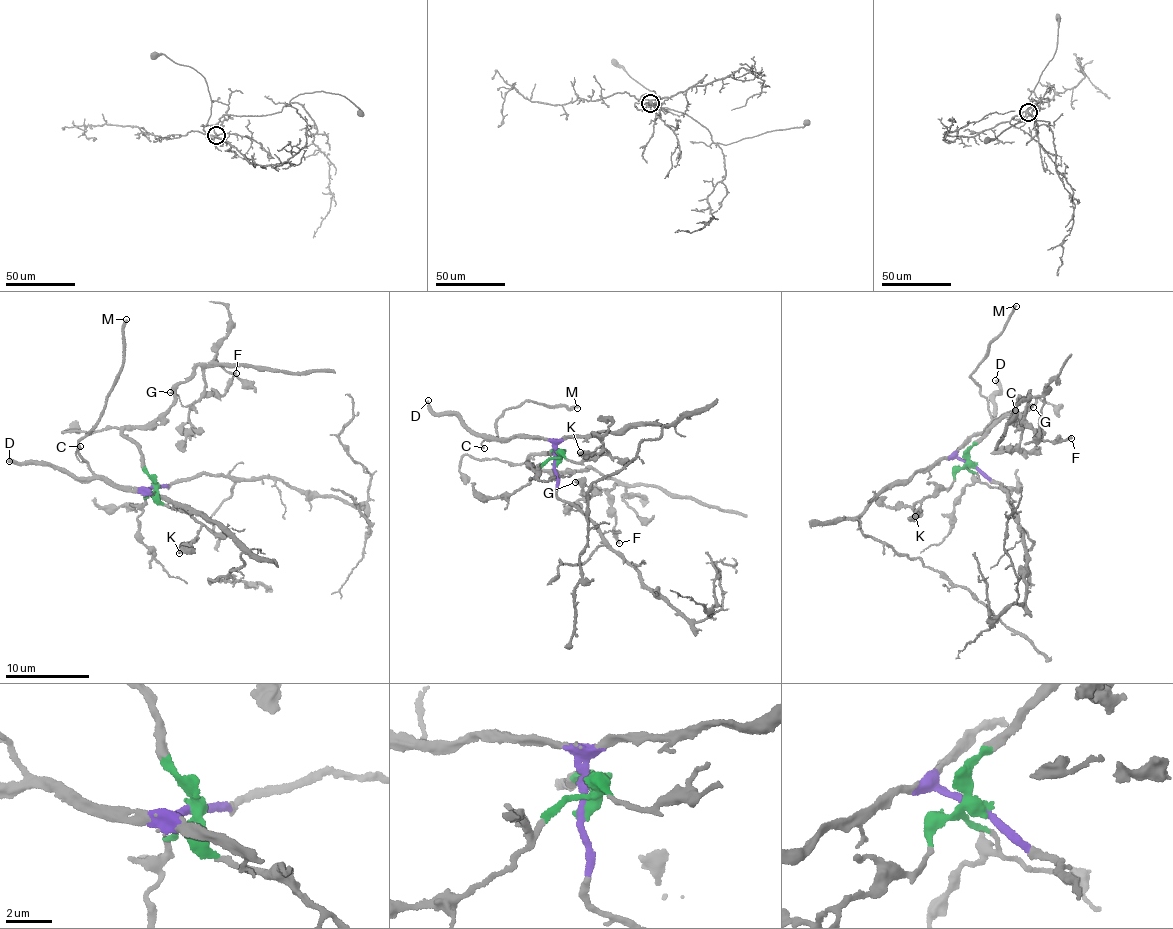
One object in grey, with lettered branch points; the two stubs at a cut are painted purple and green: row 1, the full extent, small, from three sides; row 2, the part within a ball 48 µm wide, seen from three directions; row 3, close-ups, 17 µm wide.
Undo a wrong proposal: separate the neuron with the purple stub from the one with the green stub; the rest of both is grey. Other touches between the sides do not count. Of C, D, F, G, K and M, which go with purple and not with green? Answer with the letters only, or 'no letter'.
C, D, M

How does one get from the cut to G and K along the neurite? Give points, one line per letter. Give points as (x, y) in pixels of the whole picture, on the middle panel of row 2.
G: (555, 462), (556, 450), (536, 453), (530, 461), (546, 470), (589, 468), (615, 482), (609, 491), (575, 483)
K: (555, 462), (564, 455), (582, 462), (607, 453), (587, 455), (579, 452)

